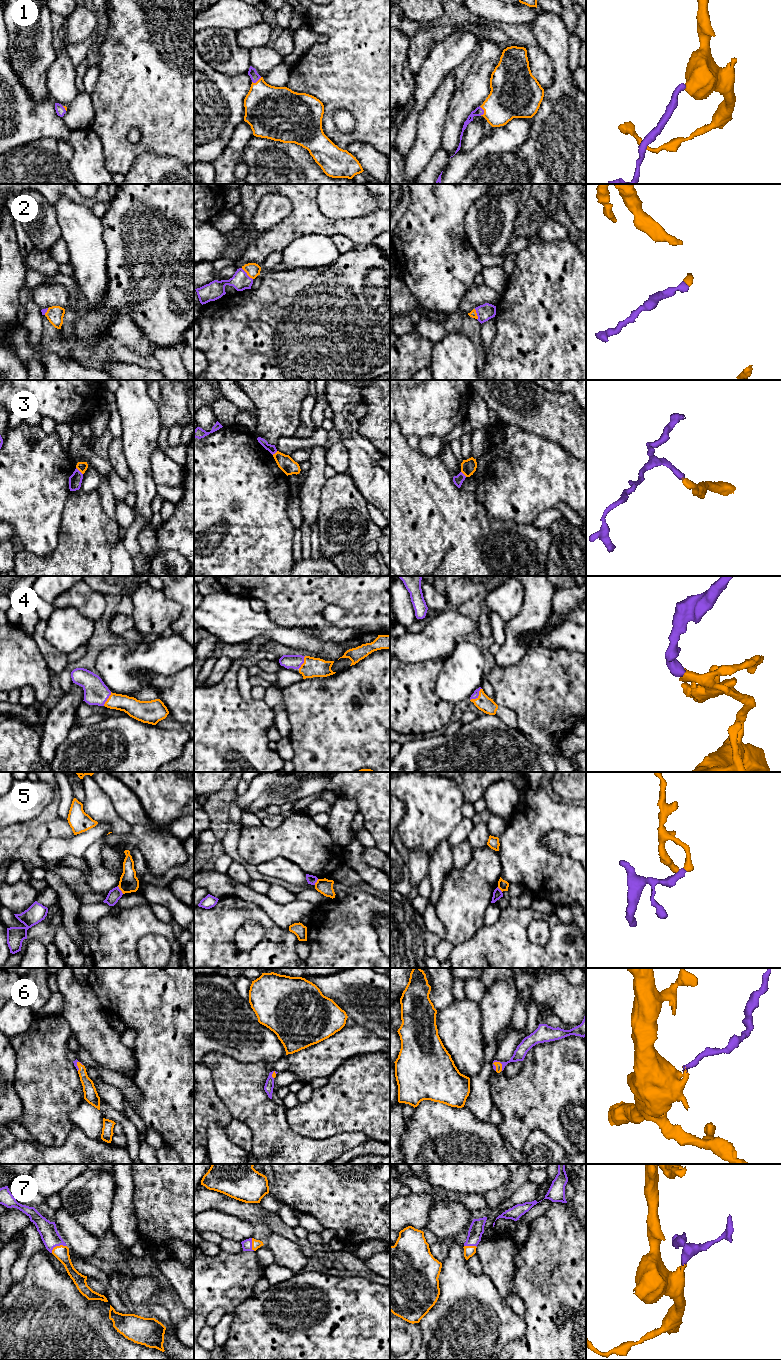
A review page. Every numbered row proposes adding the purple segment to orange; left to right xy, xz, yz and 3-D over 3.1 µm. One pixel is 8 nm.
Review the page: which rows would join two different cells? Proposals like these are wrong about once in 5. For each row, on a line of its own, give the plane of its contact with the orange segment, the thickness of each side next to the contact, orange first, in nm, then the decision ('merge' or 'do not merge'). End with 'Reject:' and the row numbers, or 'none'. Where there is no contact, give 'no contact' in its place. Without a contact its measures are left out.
1: meets orange in yz; 340 nm thick on the orange side, 70 nm on the other; merge
2: meets orange in xz; 110 nm thick on the orange side, 150 nm on the other; merge
3: meets orange in xy; 80 nm thick on the orange side, 110 nm on the other; do not merge
4: meets orange in yz; 120 nm thick on the orange side, 50 nm on the other; merge
5: meets orange in xy; 150 nm thick on the orange side, 100 nm on the other; do not merge
6: meets orange in yz; 50 nm thick on the orange side, 100 nm on the other; merge
7: meets orange in xy; 120 nm thick on the orange side, 140 nm on the other; merge
Reject: 3, 5

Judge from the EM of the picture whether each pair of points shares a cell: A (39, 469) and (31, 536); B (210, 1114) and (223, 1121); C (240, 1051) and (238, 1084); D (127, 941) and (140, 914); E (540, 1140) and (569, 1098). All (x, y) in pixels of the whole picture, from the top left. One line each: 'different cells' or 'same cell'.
A: same cell
B: same cell
C: different cells
D: same cell
E: different cells

